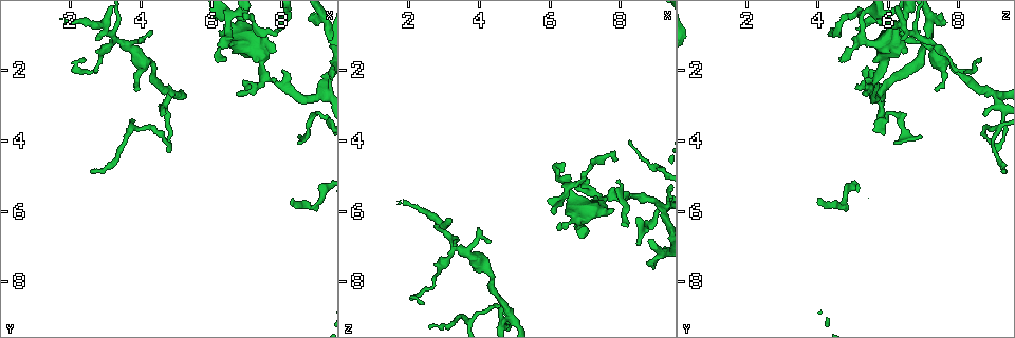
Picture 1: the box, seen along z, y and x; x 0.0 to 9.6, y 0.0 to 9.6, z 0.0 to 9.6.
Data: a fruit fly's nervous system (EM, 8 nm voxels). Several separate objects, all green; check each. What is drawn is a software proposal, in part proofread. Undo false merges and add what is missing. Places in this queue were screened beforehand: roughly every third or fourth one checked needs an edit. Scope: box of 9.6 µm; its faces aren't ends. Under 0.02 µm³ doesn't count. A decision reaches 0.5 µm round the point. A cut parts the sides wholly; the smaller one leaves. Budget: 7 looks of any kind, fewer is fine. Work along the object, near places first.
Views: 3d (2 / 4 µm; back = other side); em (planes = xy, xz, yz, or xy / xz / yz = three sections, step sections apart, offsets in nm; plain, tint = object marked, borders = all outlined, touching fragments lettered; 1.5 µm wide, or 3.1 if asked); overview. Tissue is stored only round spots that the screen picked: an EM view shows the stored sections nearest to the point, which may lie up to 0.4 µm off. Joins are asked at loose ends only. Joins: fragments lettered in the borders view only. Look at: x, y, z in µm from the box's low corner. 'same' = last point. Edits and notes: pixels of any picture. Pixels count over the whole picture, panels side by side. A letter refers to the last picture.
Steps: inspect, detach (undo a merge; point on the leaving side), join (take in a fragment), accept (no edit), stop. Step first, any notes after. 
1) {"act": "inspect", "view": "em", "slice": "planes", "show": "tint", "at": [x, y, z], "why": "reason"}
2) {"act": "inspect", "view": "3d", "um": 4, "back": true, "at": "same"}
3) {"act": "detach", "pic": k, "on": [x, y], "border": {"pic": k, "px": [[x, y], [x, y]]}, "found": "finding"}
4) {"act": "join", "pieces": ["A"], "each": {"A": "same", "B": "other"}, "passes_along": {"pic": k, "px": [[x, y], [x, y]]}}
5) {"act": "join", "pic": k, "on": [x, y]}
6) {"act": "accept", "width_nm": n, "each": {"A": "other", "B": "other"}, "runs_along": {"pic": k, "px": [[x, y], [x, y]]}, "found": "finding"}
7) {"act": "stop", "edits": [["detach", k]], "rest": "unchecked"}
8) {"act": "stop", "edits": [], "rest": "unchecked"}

{"act": "inspect", "view": "3d", "um": 2, "at": [3.35, 1.20, 7.15], "why": "thick turns thin"}

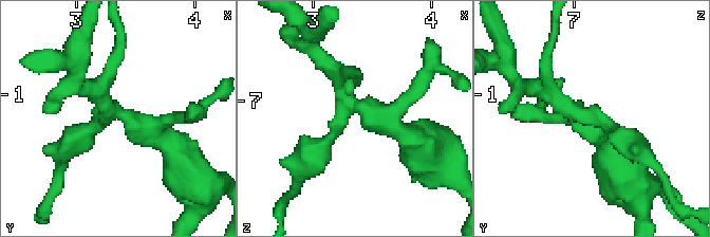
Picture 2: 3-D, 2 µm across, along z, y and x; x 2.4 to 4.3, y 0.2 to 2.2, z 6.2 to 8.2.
{"act": "inspect", "view": "em", "slice": "xy", "step": 8, "show": "plain", "at": [3.34, 1.16, 7.08]}

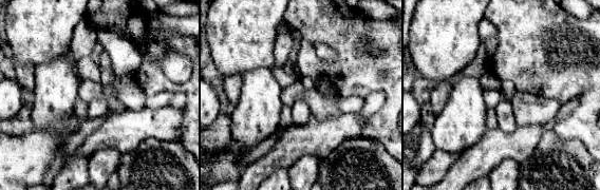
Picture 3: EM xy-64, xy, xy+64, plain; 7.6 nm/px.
{"act": "inspect", "view": "em", "slice": "xy", "step": 8, "show": "borders", "at": "same", "why": "see the neighbours"}

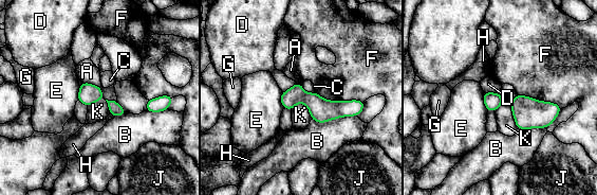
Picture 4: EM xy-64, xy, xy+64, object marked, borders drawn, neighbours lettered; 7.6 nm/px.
{"act": "accept", "width_nm": 150, "each": {"A": "other", "B": "other", "C": "other", "D": "other", "E": "other", "F": "other", "G": "other", "H": "other", "J": "other", "K": "other"}, "runs_along": {"pic": 4, "px": [[283, 96], [320, 108], [361, 104]]}, "found": "continuous, no second cell"}

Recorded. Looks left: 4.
{"act": "inspect", "view": "em", "slice": "planes", "show": "borders", "at": [7.80, 0.95, 4.65], "why": "tapers out"}

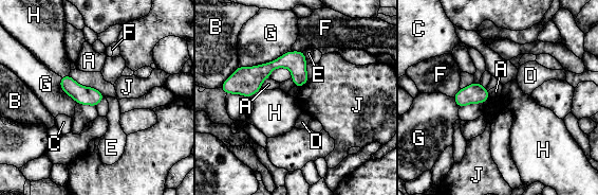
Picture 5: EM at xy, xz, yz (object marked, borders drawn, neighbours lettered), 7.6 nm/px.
{"act": "accept", "width_nm": 120, "each": {"A": "other", "B": "other", "C": "other", "D": "other", "E": "other", "F": "other", "G": "other", "H": "other", "J": "other"}, "border": {"pic": 5, "px": [[269, 76], [262, 82], [261, 87]]}, "found": "none of them fits"}

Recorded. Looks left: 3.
{"act": "inspect", "view": "3d", "um": 4, "back": true, "at": [8.95, 0.70, 7.70], "why": "branch stops here"}

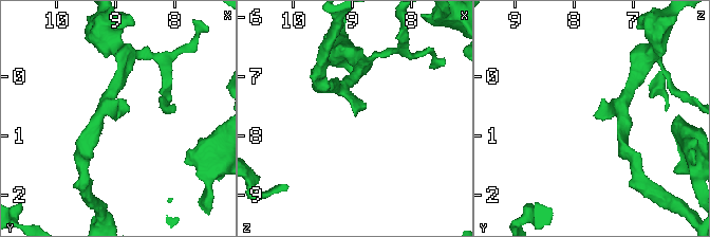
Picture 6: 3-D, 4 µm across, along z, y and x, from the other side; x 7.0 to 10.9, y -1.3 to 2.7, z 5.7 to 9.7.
{"act": "inspect", "view": "em", "slice": "planes", "show": "borders", "at": [8.95, 0.65, 7.65]}

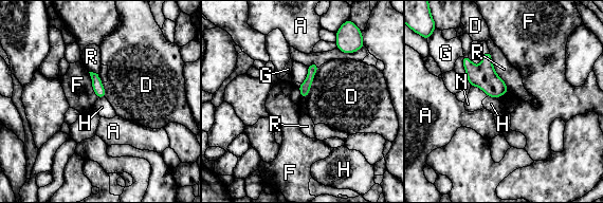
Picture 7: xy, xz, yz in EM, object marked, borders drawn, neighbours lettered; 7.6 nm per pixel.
{"act": "accept", "each": {"A": "other", "D": "other", "F": "other", "G": "other", "H": "other", "N": "other", "R": "other"}, "border": {"pic": 7, "px": [[320, 67], [305, 98]]}, "found": "no lettered fragment goes on from it"}

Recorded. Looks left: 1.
{"act": "stop", "edits": [], "rest": "unchecked"}

